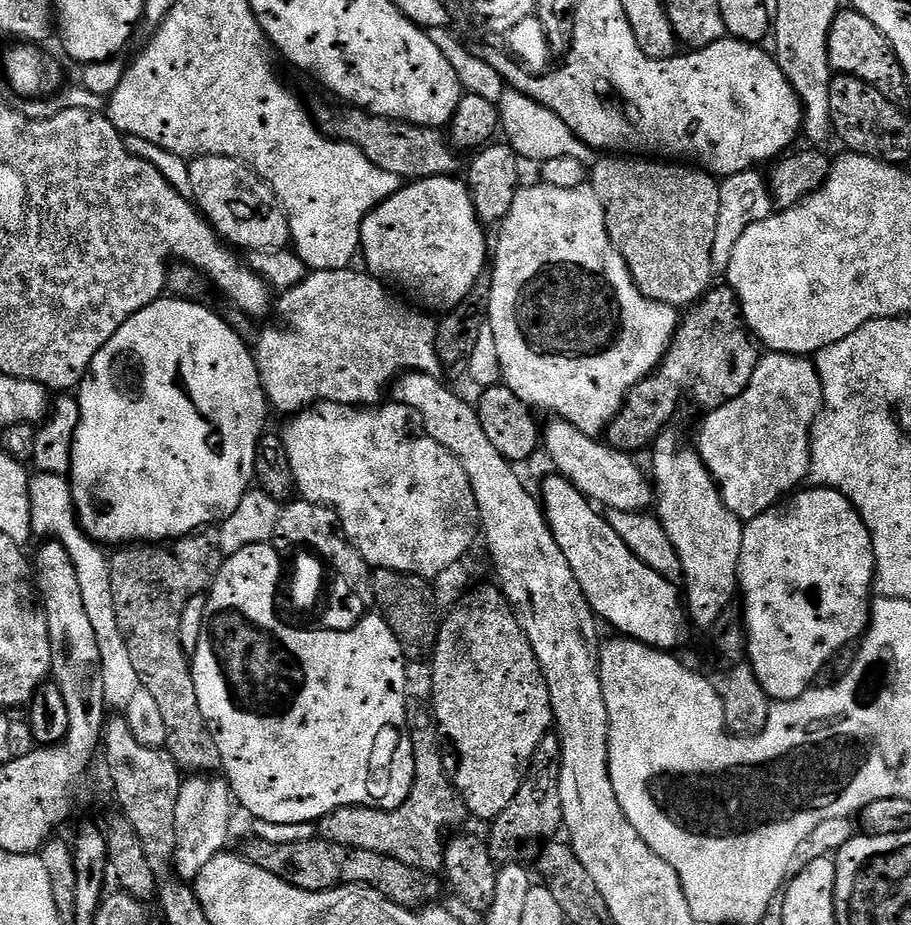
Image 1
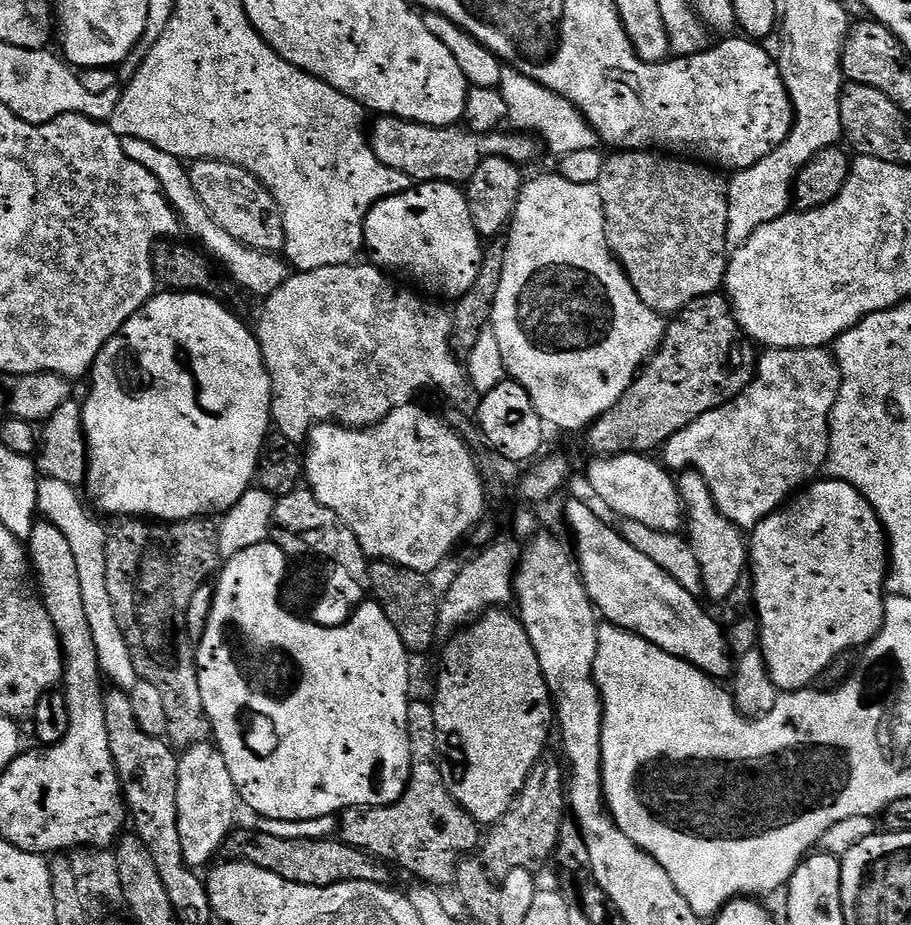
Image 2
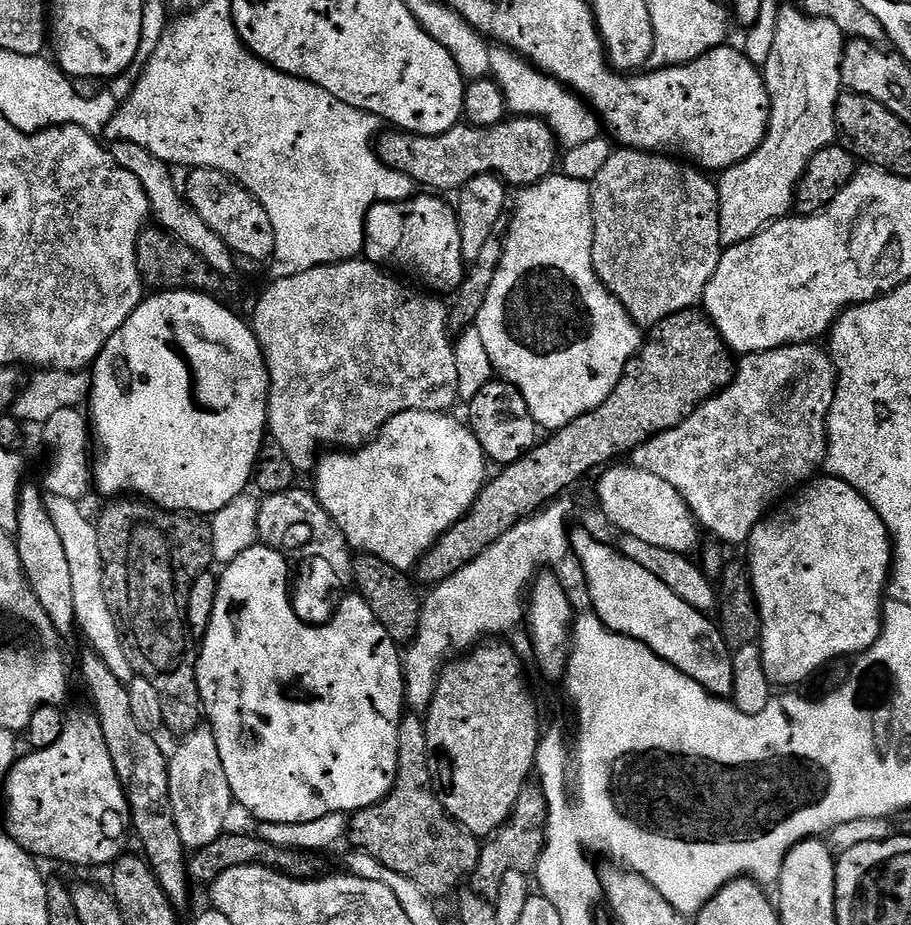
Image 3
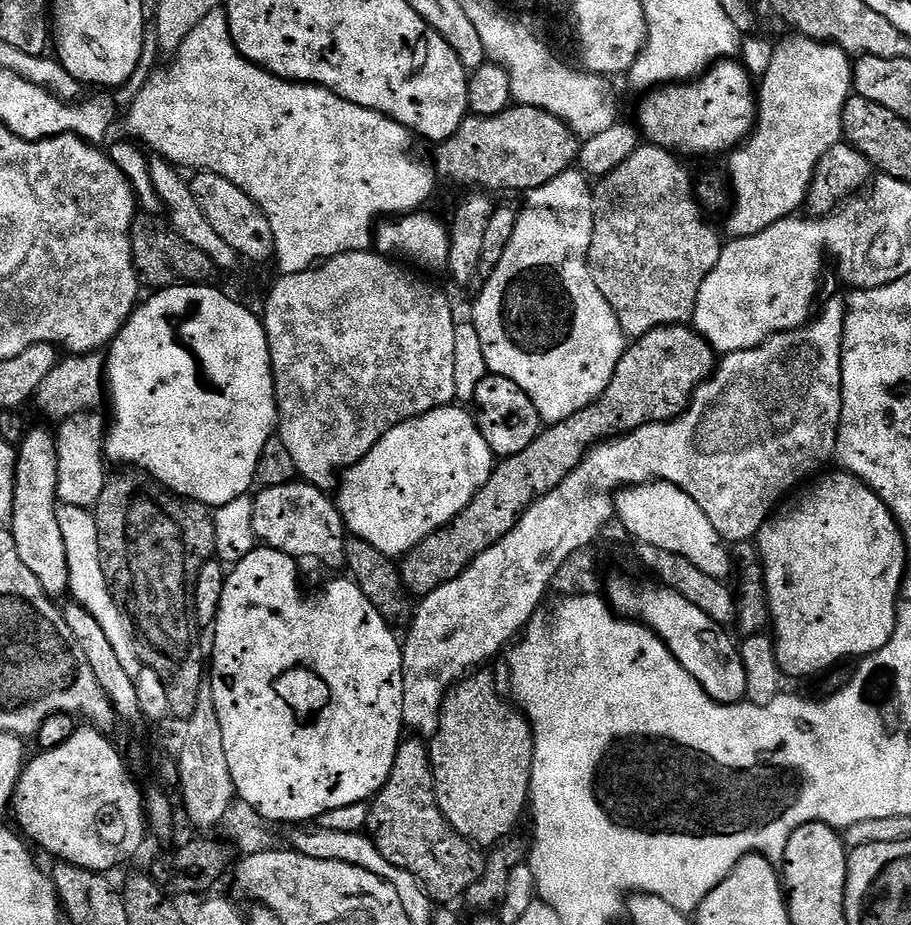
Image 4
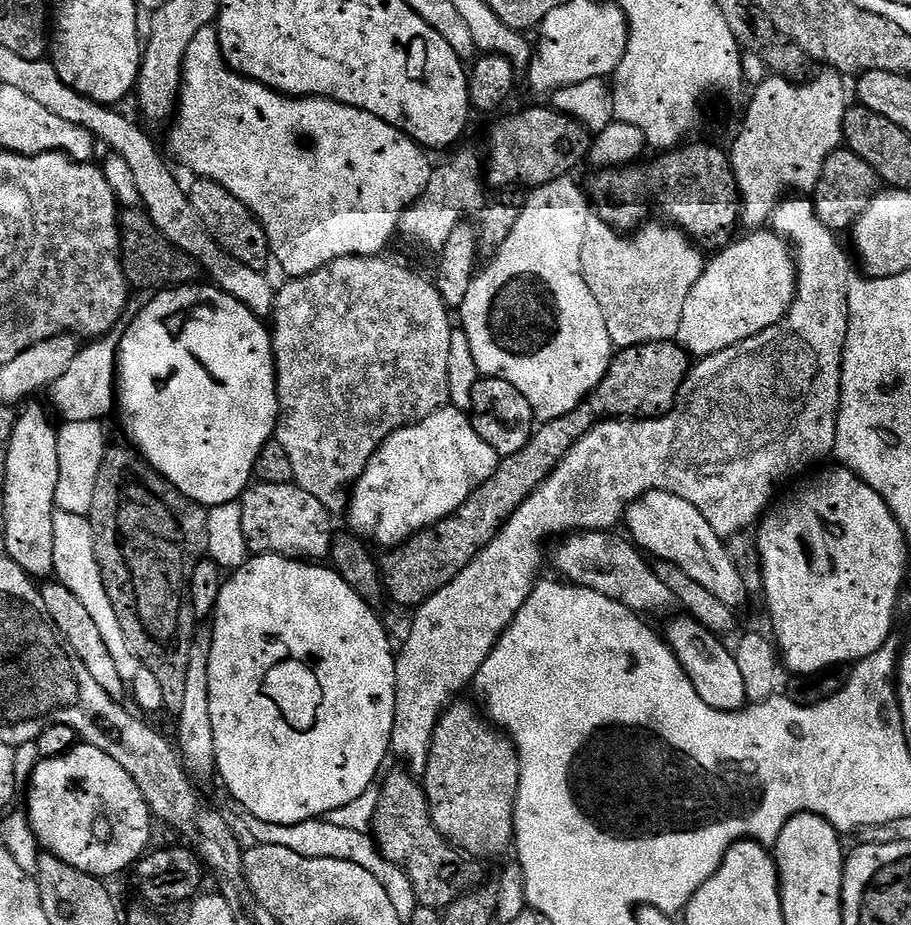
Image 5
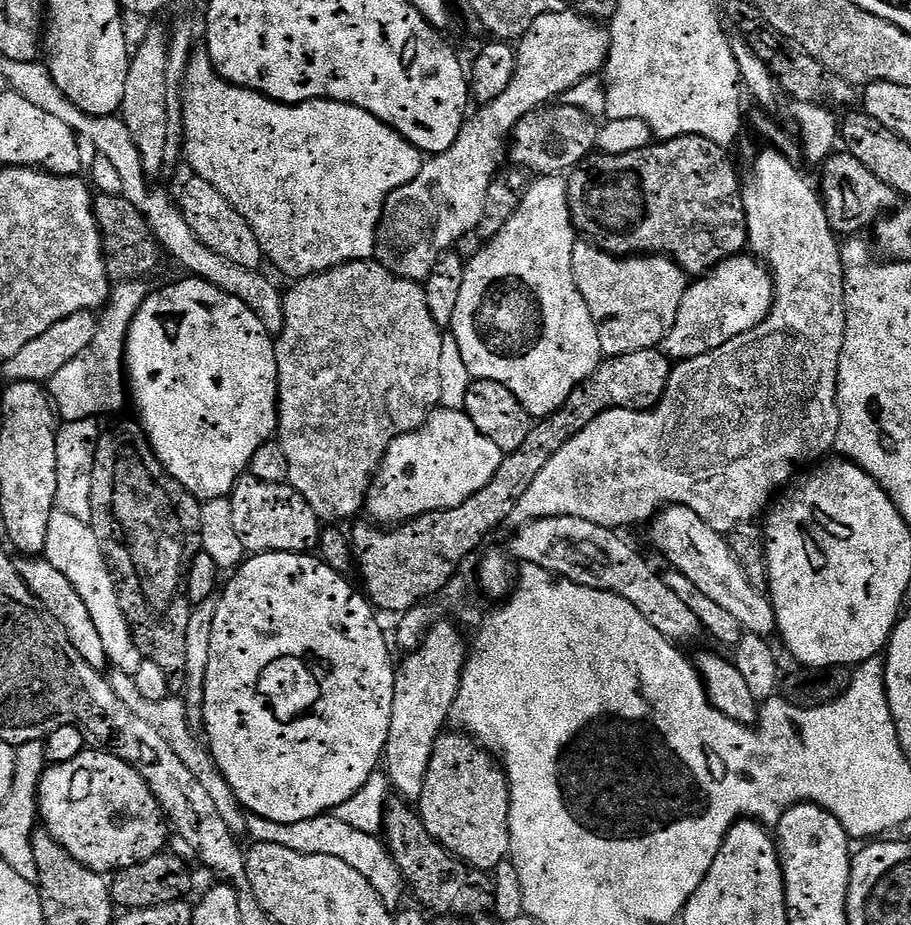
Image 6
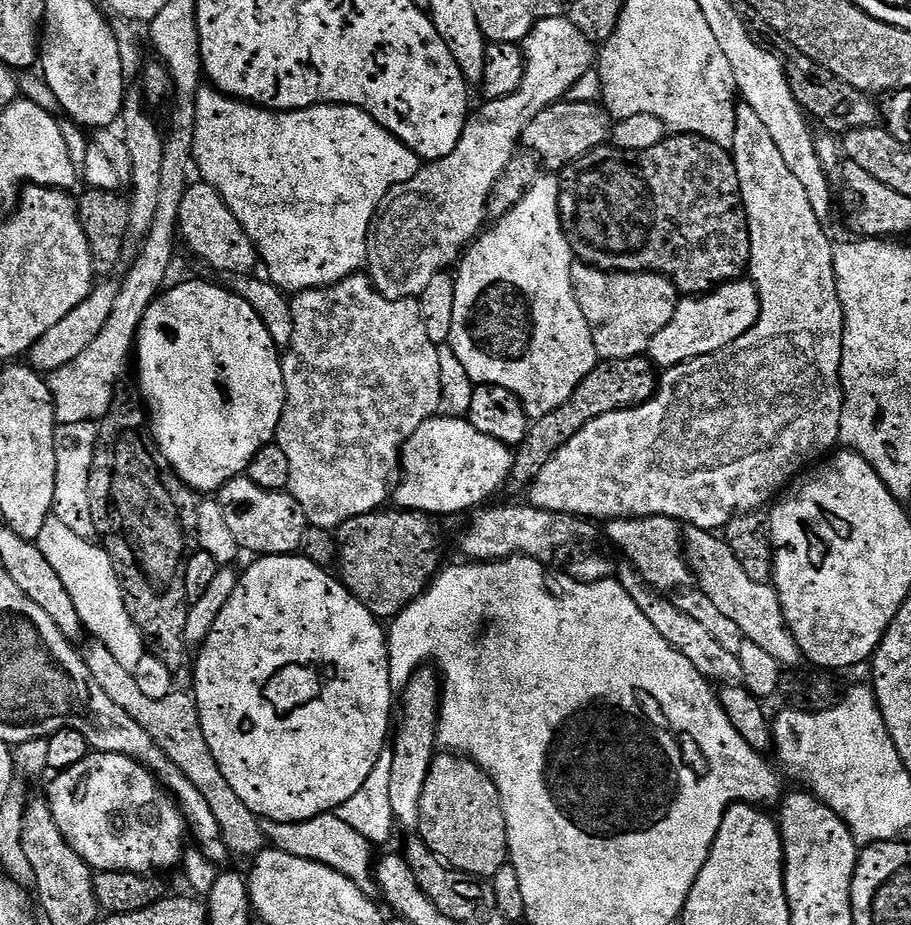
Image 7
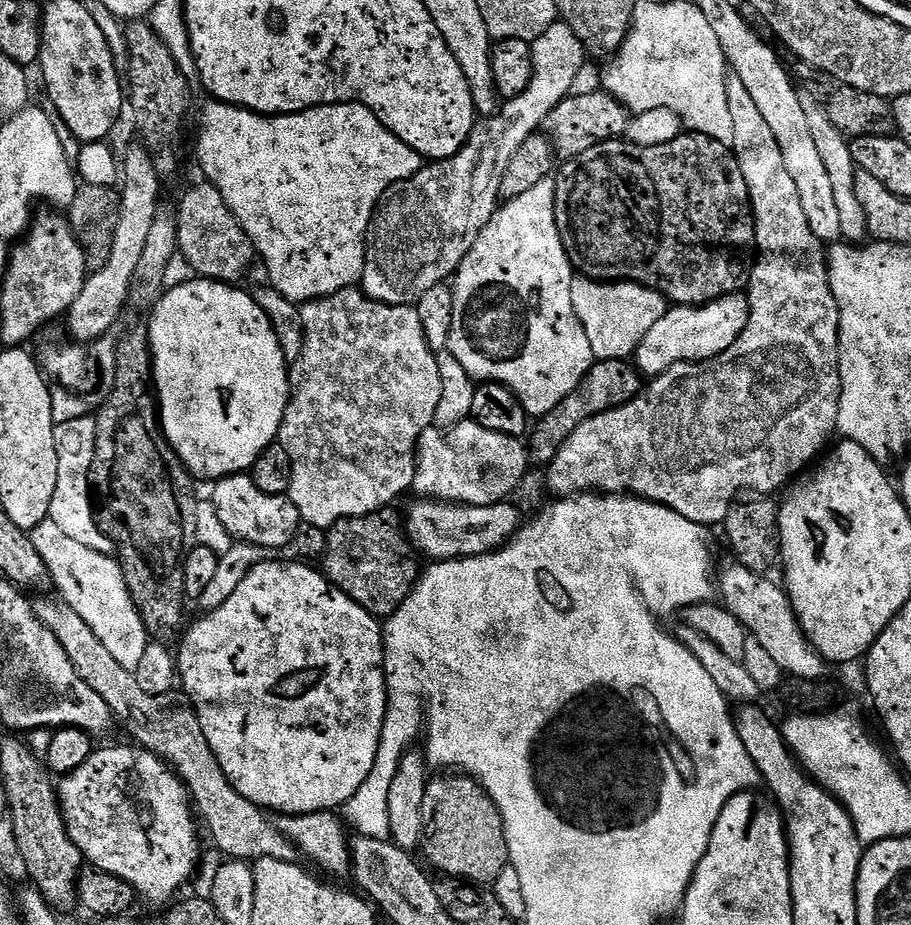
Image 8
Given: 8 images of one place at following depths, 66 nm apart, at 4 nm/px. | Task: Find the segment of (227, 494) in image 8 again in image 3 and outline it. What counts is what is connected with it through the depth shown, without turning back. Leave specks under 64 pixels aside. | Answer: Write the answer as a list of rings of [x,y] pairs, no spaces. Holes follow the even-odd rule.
[[[294,486],[282,494],[265,497],[260,503],[258,524],[259,541],[270,548],[295,559],[321,558],[332,568],[344,568],[348,572],[348,584],[353,585],[354,564],[353,553],[348,547],[348,540],[340,528],[325,512],[315,495],[308,489],[300,490]],[[292,555],[292,556],[291,556]]]

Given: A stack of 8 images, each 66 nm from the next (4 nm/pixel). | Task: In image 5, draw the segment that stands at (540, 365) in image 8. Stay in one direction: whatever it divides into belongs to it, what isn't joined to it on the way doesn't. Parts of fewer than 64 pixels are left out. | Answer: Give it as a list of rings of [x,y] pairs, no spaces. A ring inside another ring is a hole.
[[[567,175],[549,184],[543,184],[541,188],[535,189],[529,195],[532,197],[528,201],[526,199],[523,201],[518,226],[510,230],[510,238],[502,242],[502,250],[498,250],[495,258],[487,261],[473,276],[470,282],[470,294],[466,294],[466,302],[462,302],[462,306],[458,309],[458,320],[460,316],[461,322],[464,323],[461,324],[462,331],[470,342],[477,373],[484,378],[510,382],[510,386],[514,386],[514,390],[521,392],[526,402],[530,402],[533,417],[540,422],[562,418],[562,414],[570,414],[570,410],[574,410],[574,406],[581,404],[596,389],[598,382],[602,382],[614,355],[612,339],[606,330],[606,322],[602,318],[602,306],[598,306],[594,294],[590,294],[590,286],[586,286],[582,278],[582,242],[586,238],[586,226],[590,222],[590,201],[585,189],[581,185],[579,188],[572,179],[571,175]]]

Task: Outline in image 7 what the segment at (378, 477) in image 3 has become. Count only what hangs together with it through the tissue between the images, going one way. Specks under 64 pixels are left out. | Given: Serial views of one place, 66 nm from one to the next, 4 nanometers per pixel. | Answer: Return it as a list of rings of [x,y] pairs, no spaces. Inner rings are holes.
[[[443,414],[431,416],[429,420],[422,422],[422,426],[418,426],[418,430],[414,430],[414,434],[400,451],[398,479],[394,484],[395,507],[409,512],[426,512],[436,518],[452,516],[455,512],[468,512],[471,508],[479,509],[488,502],[483,500],[490,499],[504,483],[509,483],[513,455],[513,449],[509,445],[482,434],[482,430],[478,430],[466,418]]]

